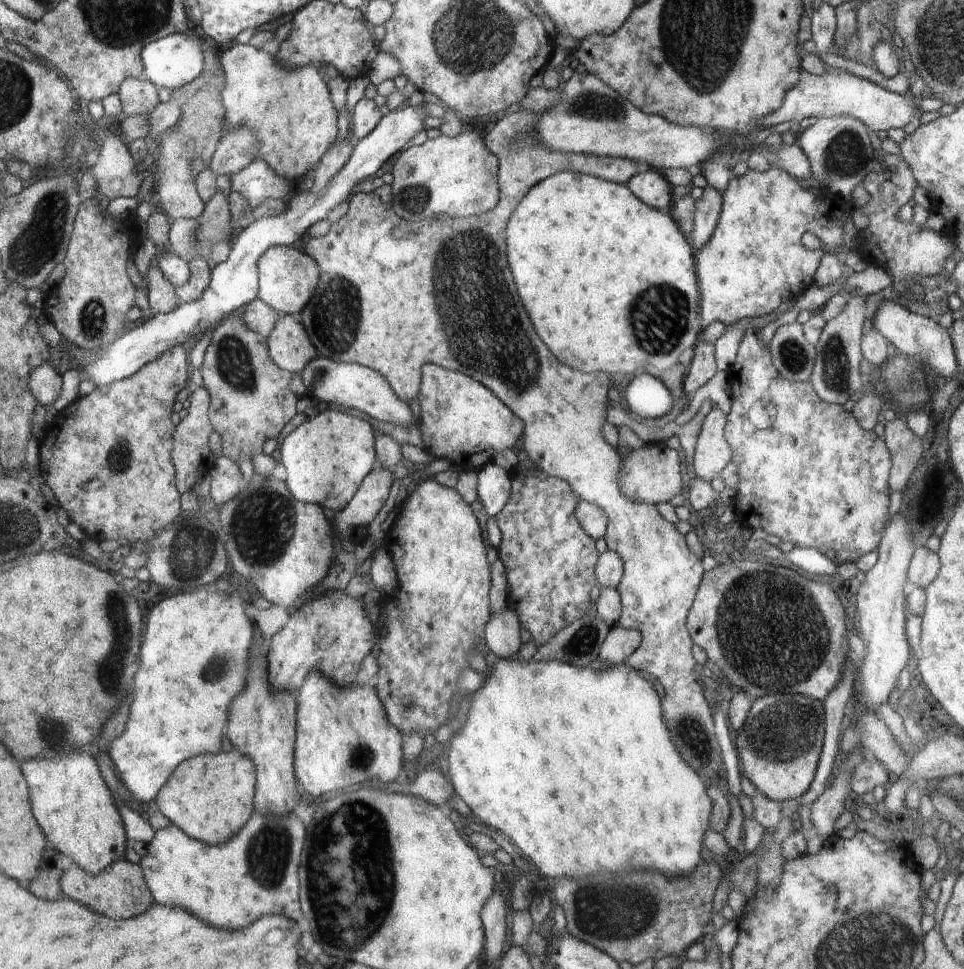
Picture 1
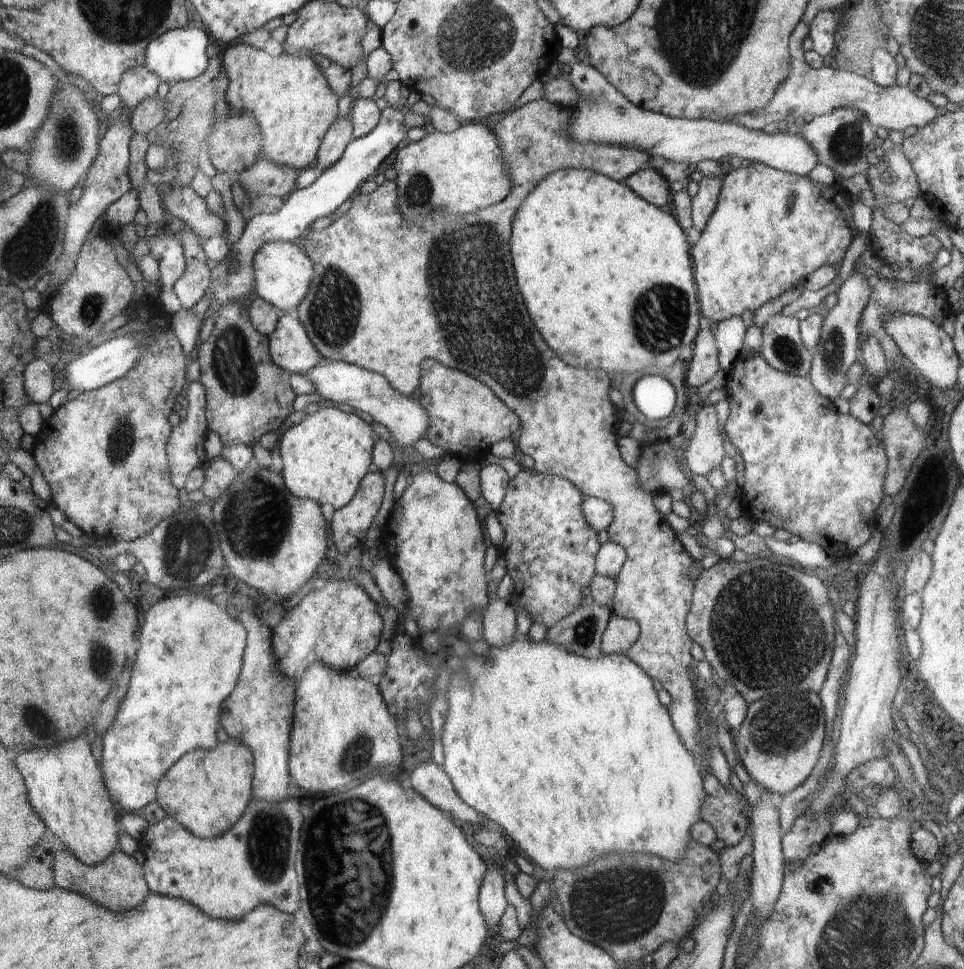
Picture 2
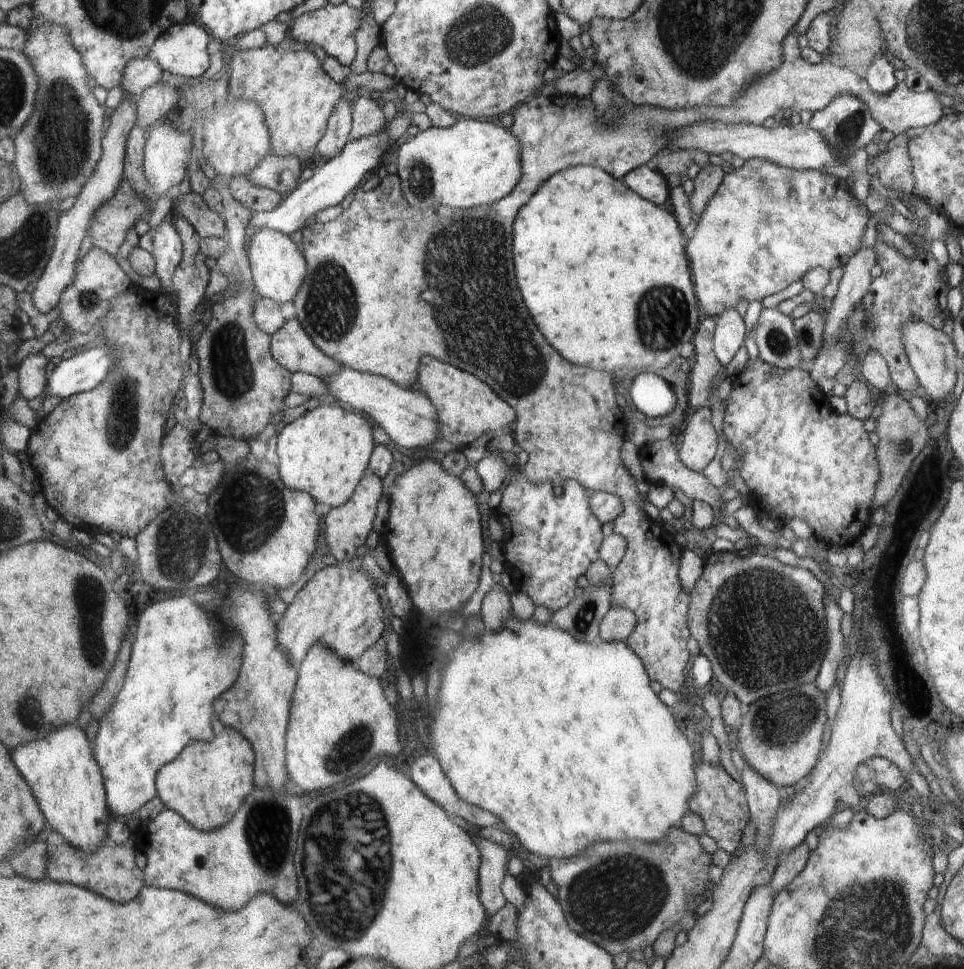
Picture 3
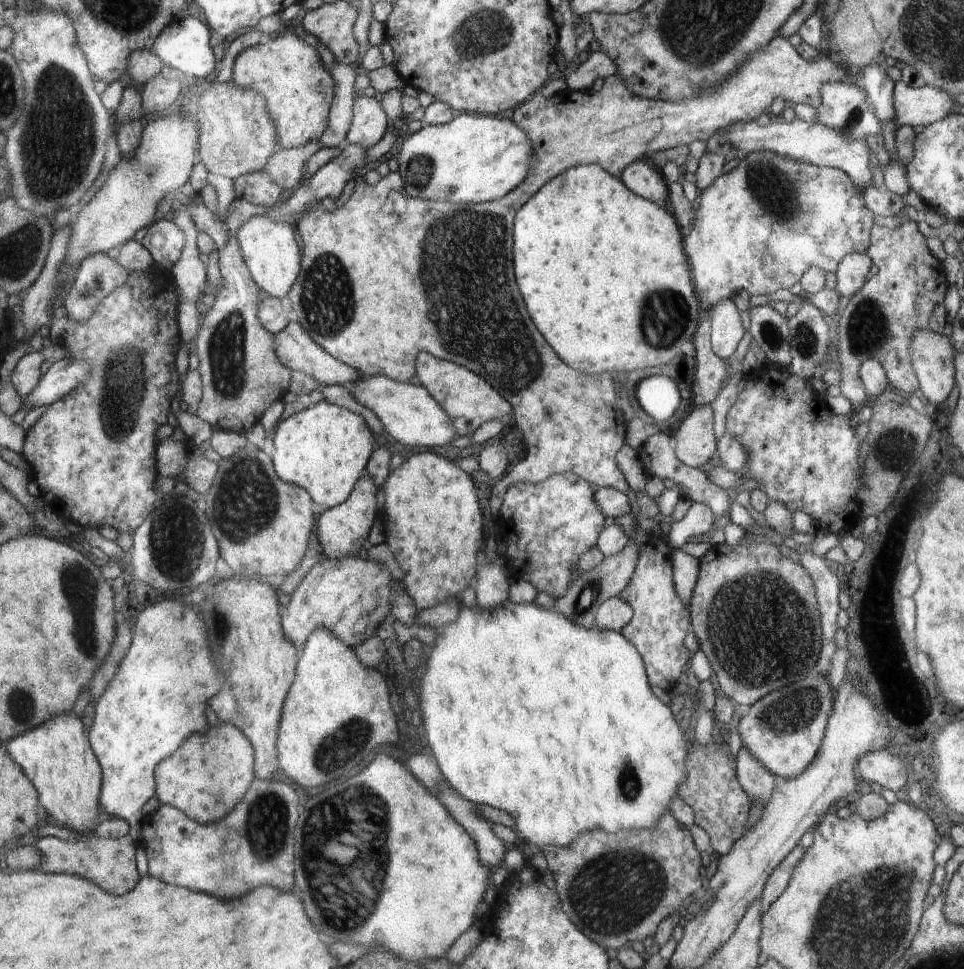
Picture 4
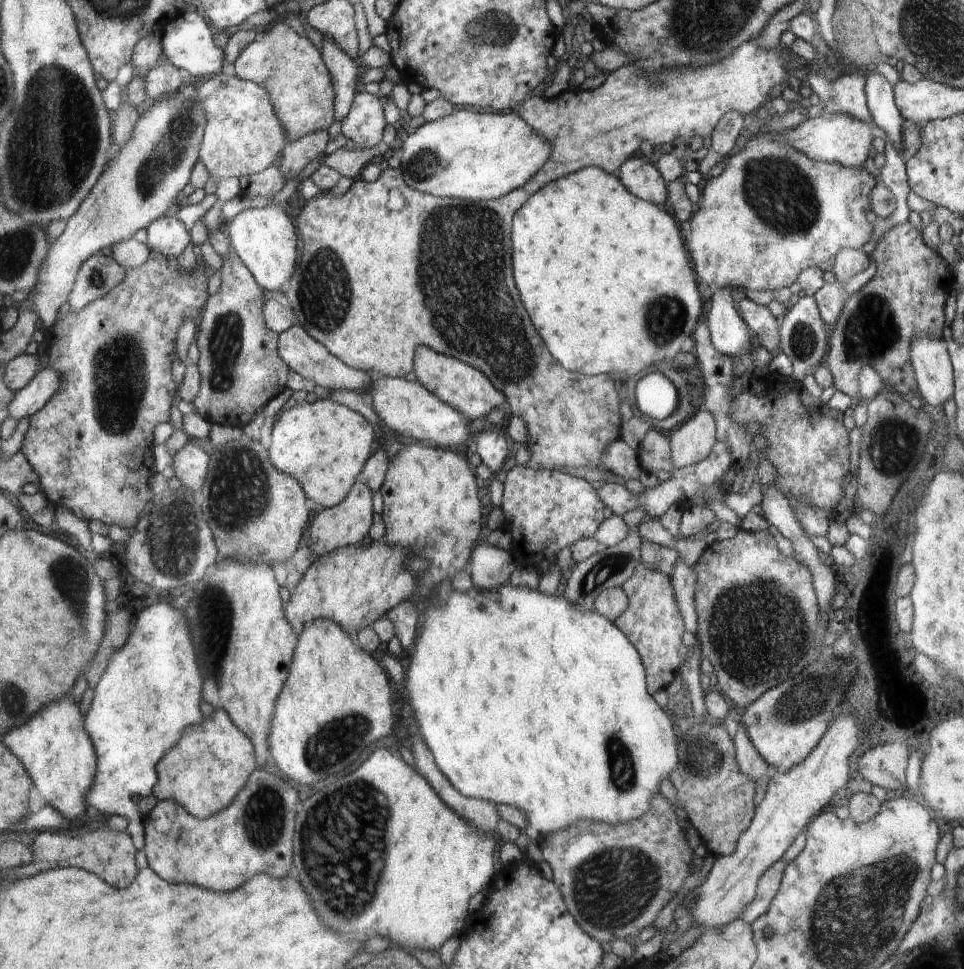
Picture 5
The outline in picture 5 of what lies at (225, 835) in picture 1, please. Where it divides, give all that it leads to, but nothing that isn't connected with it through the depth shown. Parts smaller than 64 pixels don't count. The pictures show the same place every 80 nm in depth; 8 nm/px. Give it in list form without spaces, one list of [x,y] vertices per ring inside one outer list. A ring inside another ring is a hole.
[[[218,710],[204,724],[188,728],[182,740],[178,740],[178,748],[172,748],[170,756],[158,764],[158,782],[153,795],[158,801],[172,798],[178,800],[178,804],[186,804],[193,816],[214,818],[246,786],[254,768],[256,758],[252,742],[233,724],[229,714]]]

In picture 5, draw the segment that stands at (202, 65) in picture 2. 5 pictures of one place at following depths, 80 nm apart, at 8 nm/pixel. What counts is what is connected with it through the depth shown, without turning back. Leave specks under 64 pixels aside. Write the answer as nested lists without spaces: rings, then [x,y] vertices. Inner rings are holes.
[[[190,7],[187,12],[168,22],[160,32],[162,53],[176,68],[183,71],[187,79],[216,74],[225,64],[225,50],[214,40],[211,27],[211,23],[197,7]]]

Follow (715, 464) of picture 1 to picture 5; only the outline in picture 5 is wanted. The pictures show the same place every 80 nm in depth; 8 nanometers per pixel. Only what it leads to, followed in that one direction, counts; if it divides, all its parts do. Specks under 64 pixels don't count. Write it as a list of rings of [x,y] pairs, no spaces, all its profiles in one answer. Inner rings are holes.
[[[700,408],[696,414],[692,415],[684,424],[674,430],[670,439],[670,462],[675,469],[697,464],[700,460],[705,460],[706,456],[713,451],[714,444],[717,443],[715,420],[705,408]]]

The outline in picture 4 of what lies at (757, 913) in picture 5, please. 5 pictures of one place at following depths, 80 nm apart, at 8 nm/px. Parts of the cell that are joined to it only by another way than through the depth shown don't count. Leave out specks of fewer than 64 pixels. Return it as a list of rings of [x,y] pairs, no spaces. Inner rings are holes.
[[[797,847],[788,858],[775,869],[772,876],[770,876],[770,880],[765,884],[764,894],[761,895],[760,899],[760,906],[762,906],[763,913],[788,886],[791,874],[794,872],[794,868],[797,864],[800,864],[805,850],[804,847]]]

